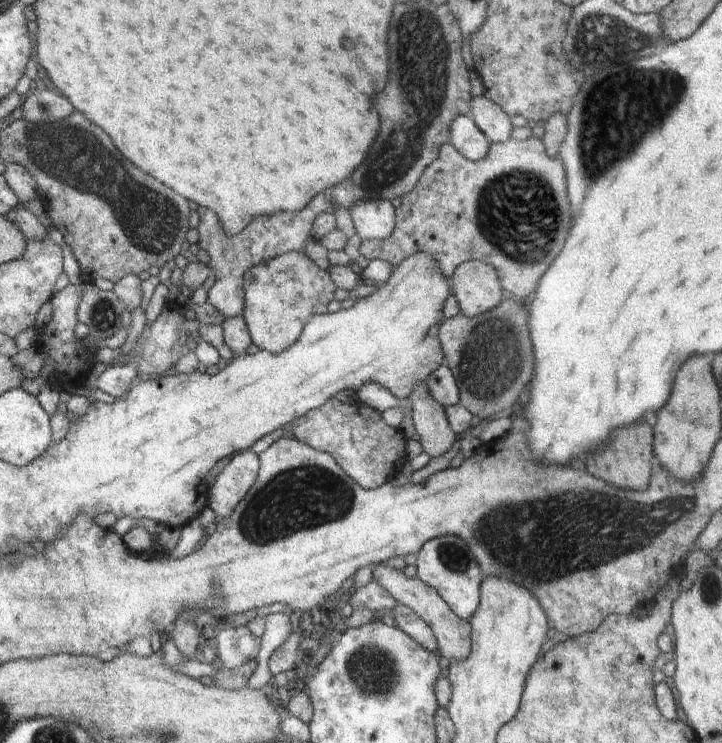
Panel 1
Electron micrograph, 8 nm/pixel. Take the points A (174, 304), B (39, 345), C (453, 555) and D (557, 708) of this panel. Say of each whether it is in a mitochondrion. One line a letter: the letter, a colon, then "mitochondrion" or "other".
A: other
B: other
C: mitochondrion
D: mitochondrion

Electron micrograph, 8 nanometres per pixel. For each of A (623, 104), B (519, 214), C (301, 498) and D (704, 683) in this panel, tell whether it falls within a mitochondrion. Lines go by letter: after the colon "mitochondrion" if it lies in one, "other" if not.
A: mitochondrion
B: mitochondrion
C: mitochondrion
D: other

